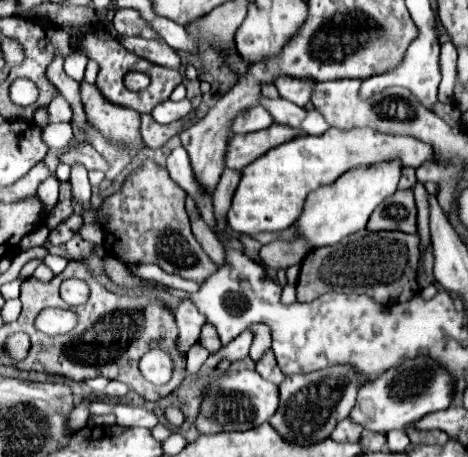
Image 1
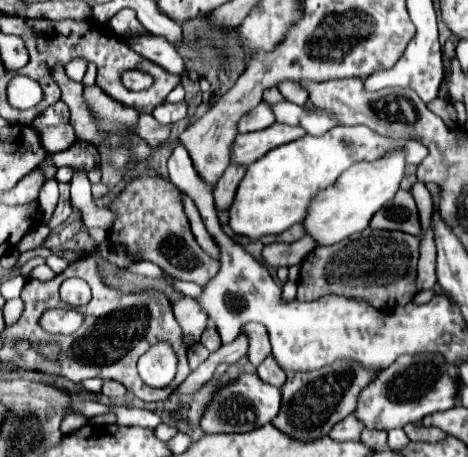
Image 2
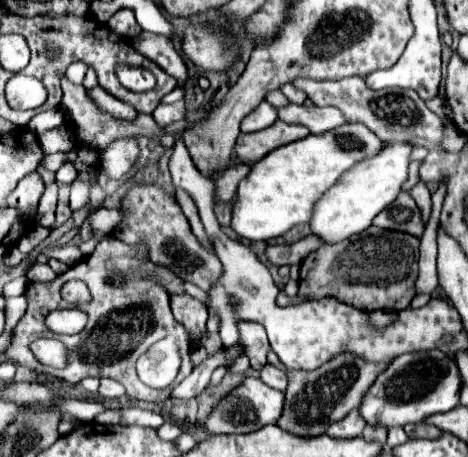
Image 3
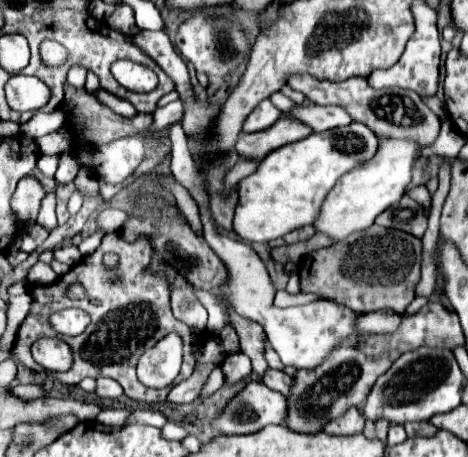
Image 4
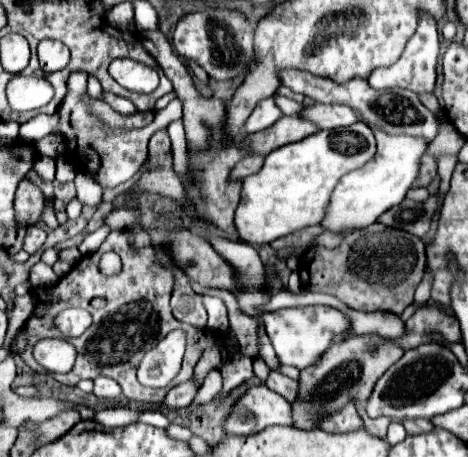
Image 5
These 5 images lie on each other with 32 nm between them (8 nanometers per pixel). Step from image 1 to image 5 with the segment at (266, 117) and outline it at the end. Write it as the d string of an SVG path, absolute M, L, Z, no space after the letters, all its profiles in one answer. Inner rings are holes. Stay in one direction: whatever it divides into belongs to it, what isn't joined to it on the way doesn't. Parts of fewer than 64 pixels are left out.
M264 98L260 100L260 104L256 104L254 112L250 114L250 118L246 120L244 124L244 130L246 132L260 132L260 130L266 130L270 128L278 118L282 116L282 110L276 106L274 98Z

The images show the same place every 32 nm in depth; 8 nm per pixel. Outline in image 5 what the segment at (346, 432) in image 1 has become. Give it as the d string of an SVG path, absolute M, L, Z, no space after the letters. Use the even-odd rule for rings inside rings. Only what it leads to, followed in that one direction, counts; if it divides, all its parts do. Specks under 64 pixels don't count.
M346 404L344 408L340 408L340 412L334 412L328 418L322 418L318 422L318 428L322 428L324 432L352 432L358 430L362 426L362 418L358 416L354 404Z

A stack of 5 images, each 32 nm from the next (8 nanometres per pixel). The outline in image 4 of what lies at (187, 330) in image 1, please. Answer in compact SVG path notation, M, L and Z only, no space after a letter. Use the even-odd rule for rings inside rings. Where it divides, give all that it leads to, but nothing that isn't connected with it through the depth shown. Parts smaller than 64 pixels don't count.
M190 286L172 290L172 312L176 320L196 328L196 332L206 330L206 318L208 318L206 308L200 304Z

